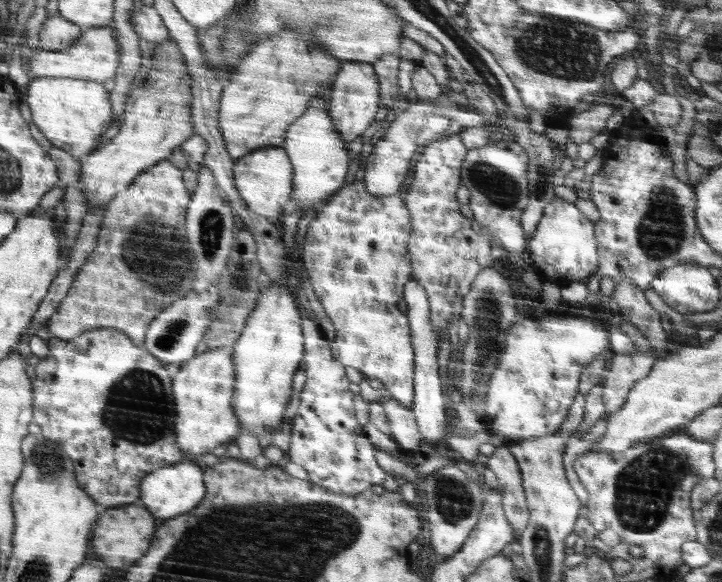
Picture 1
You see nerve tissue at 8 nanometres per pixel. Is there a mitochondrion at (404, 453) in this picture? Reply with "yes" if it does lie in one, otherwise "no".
no

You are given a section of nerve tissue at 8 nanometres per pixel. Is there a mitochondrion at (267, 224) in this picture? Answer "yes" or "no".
no

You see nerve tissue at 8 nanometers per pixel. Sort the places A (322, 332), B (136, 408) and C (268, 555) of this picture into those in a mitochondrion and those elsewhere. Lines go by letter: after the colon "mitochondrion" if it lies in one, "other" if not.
A: other
B: mitochondrion
C: mitochondrion

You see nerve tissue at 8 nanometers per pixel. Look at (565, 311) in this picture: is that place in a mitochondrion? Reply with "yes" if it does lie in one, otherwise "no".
no

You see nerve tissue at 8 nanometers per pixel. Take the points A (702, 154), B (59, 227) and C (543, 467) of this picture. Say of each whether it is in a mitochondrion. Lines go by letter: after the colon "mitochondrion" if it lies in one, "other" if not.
A: other
B: other
C: other

